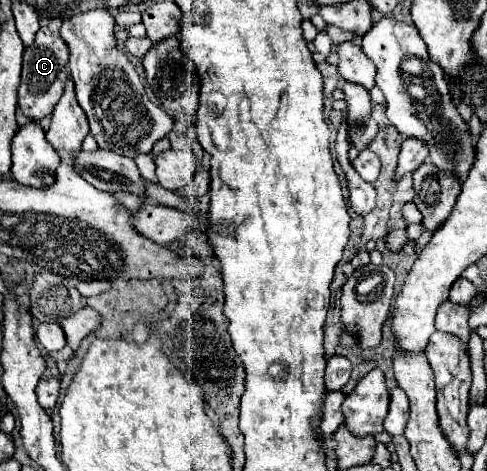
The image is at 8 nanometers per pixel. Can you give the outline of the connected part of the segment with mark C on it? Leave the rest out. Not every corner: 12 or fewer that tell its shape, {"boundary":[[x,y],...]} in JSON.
{"boundary":[[45,26],[25,48],[19,108],[39,122],[63,94],[69,50]]}

